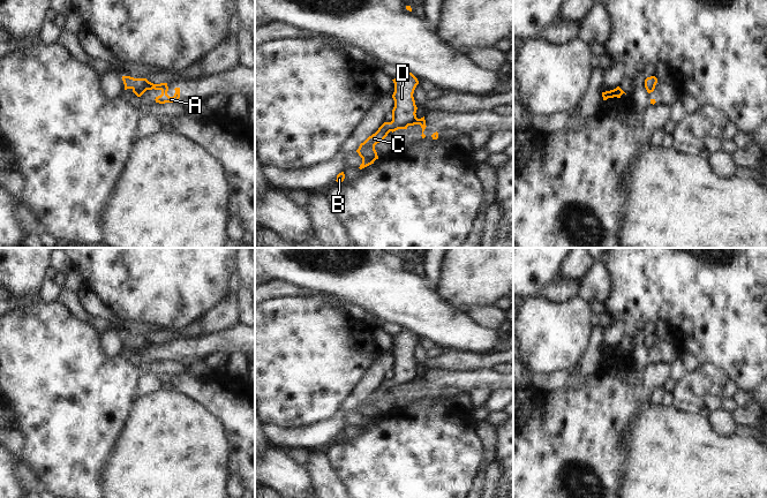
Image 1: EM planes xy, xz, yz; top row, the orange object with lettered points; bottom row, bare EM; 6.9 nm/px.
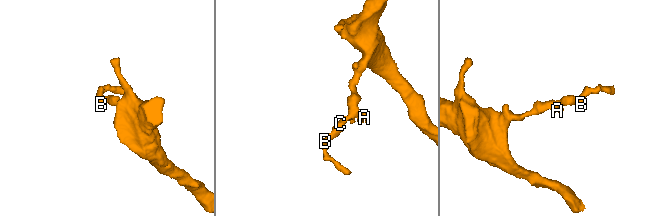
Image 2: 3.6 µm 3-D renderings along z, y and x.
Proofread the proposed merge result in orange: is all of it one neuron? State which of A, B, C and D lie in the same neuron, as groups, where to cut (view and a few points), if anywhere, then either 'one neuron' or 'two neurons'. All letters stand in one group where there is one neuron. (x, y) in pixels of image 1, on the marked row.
A B C D | no cut | one neuron

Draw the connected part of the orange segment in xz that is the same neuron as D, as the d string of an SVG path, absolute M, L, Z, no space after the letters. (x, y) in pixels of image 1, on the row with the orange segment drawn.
M401 70L401 74L392 80L394 83L394 92L392 98L394 100L394 107L392 110L392 121L384 122L378 130L369 136L363 143L360 144L356 152L362 158L360 169L374 164L378 159L375 145L383 141L390 131L398 129L407 129L408 126L420 124L422 128L422 138L426 137L423 134L426 129L424 116L421 119L416 118L416 105L413 97L414 90L419 84L418 78L409 71Z

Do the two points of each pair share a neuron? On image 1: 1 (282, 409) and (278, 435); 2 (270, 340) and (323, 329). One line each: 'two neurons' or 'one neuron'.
1: two neurons
2: one neuron

